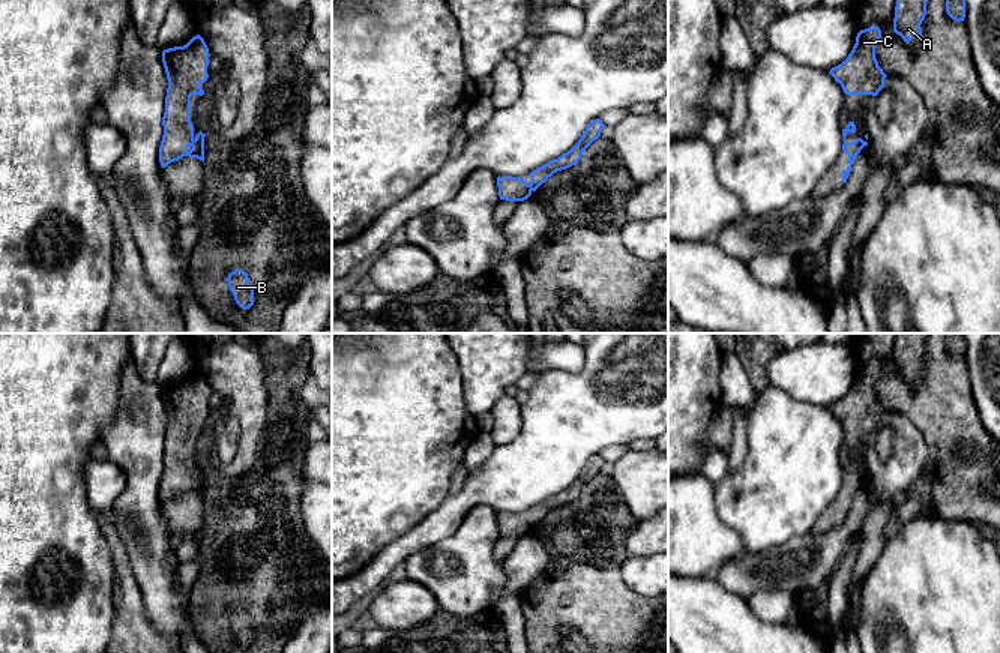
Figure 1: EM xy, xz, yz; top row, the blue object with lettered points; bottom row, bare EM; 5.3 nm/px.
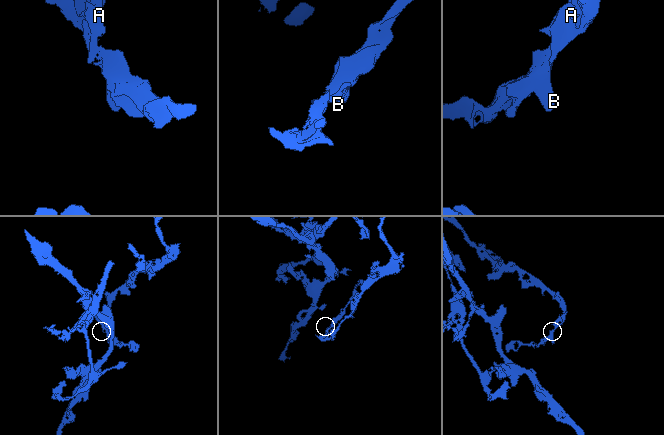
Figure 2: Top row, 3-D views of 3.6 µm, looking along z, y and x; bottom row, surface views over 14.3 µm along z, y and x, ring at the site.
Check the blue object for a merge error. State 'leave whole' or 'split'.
split

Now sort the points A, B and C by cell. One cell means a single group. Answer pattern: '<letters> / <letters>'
A C / B

